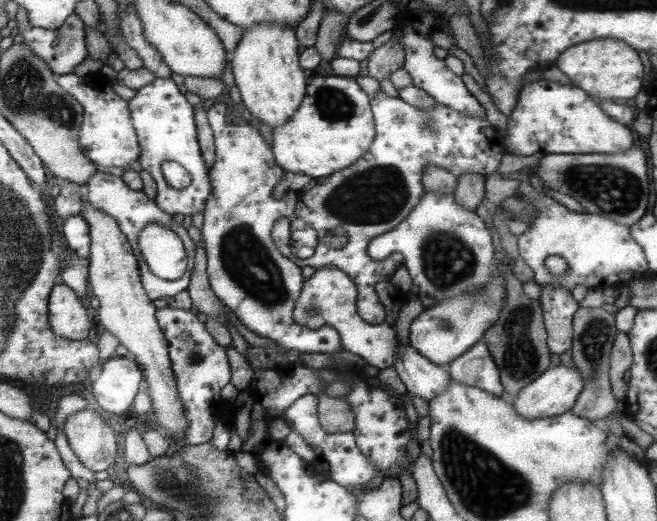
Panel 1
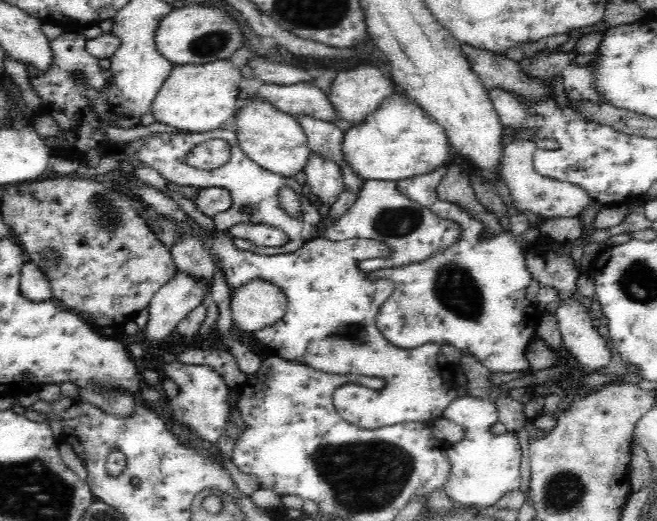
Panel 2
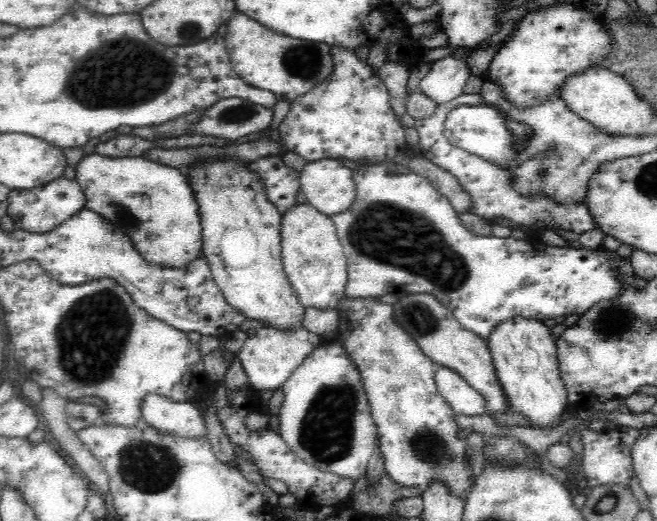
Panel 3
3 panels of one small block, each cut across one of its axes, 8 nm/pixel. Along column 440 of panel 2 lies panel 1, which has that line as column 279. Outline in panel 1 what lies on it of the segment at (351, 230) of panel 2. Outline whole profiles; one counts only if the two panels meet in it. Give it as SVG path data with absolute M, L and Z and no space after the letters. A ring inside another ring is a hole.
M377 90L371 104L377 132L371 150L351 168L317 180L315 188L301 192L295 214L319 232L321 246L317 254L303 260L291 252L291 220L285 218L275 224L273 240L281 254L291 262L297 262L301 268L337 268L345 272L357 286L357 310L361 318L371 326L381 326L385 308L377 298L375 286L379 282L389 282L403 262L399 254L395 256L395 262L373 262L373 258L369 258L369 244L377 240L377 236L393 232L393 228L407 220L409 212L421 204L425 198L423 174L427 164L445 168L455 174L455 178L471 172L489 176L497 170L499 160L507 150L505 138L485 118L473 118L443 104L433 104L431 110L421 110L405 104L401 98L387 96L383 90Z

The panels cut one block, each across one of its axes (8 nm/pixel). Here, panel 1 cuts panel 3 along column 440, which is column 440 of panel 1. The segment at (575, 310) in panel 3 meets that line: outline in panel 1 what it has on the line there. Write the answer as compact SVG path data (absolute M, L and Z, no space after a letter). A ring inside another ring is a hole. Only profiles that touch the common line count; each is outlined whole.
M427 192L421 204L409 212L407 220L369 244L369 258L373 258L373 262L385 262L385 258L395 252L403 256L403 266L417 286L417 300L423 304L423 310L473 292L493 278L495 250L491 234L479 216L457 206L453 194Z

